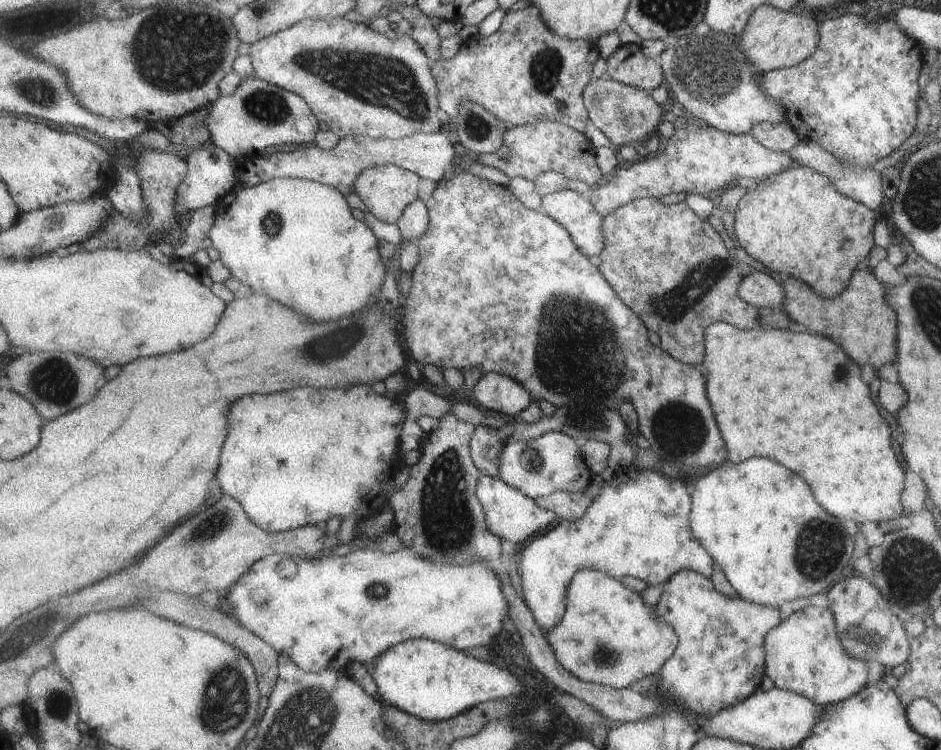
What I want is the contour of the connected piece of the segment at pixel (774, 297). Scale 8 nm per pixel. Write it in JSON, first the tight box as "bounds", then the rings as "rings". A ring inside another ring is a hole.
{"bounds":[737,271,784,309],"rings":[[[754,271],[741,278],[737,294],[743,302],[760,309],[781,309],[784,292],[781,284],[773,281],[770,275]]]}

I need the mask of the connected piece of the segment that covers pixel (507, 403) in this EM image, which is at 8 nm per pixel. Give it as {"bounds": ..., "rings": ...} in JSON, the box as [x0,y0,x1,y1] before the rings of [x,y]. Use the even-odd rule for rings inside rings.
{"bounds":[473,373,533,419],"rings":[[[497,373],[482,374],[473,389],[476,405],[491,412],[501,412],[520,419],[533,399],[528,390],[515,379]]]}

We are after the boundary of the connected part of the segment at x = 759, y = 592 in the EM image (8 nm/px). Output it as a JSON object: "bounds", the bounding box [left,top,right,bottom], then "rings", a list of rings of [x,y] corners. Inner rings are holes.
{"bounds":[690,458,852,609],"rings":[[[751,458],[751,460],[741,461],[738,464],[729,463],[726,467],[719,467],[711,472],[707,472],[701,476],[694,486],[693,506],[690,514],[690,530],[694,535],[694,539],[700,547],[705,548],[706,553],[710,556],[713,564],[717,564],[719,570],[725,575],[727,582],[733,587],[736,596],[756,605],[773,607],[777,609],[783,602],[791,601],[796,603],[798,598],[807,598],[810,594],[821,594],[825,588],[831,588],[835,583],[839,582],[845,575],[843,568],[849,564],[852,555],[852,540],[847,538],[847,534],[843,532],[841,524],[831,518],[811,496],[809,488],[805,486],[805,482],[797,476],[791,474],[789,470],[785,470],[783,466],[775,464],[773,460],[767,458]]]}

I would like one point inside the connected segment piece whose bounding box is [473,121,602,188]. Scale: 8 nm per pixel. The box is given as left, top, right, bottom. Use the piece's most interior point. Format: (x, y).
(530, 151)

